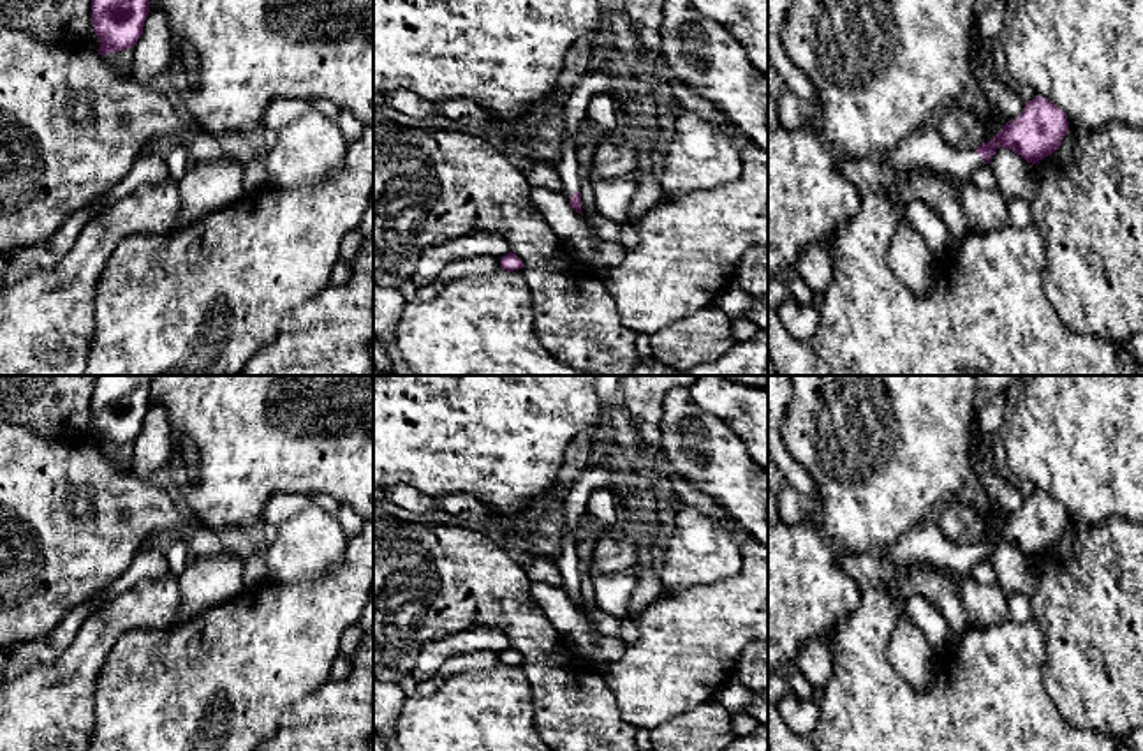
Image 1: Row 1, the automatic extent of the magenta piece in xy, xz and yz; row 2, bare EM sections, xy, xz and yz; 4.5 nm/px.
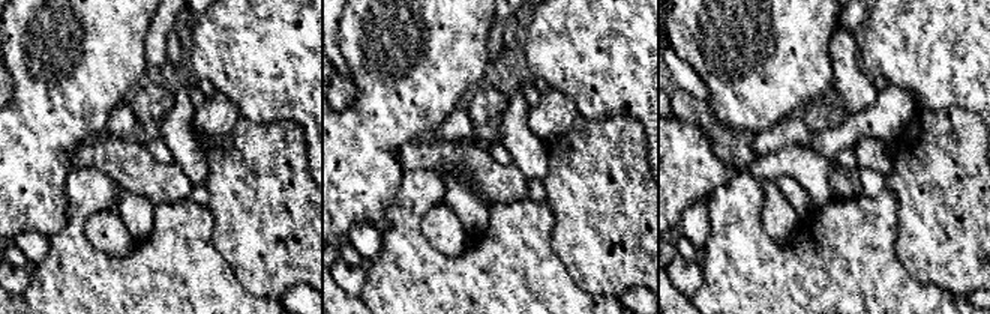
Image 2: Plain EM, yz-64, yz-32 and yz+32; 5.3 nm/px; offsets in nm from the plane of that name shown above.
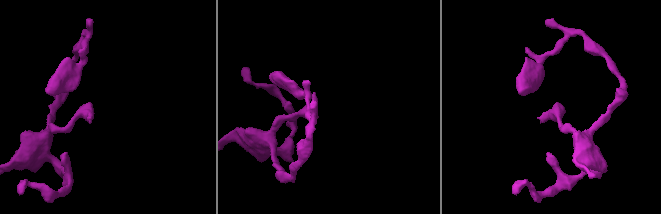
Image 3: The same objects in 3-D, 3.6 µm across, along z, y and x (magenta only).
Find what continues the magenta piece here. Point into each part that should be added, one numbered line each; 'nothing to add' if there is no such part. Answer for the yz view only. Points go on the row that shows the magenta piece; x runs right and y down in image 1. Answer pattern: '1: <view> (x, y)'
1: yz (925, 148)

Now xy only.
nothing to add

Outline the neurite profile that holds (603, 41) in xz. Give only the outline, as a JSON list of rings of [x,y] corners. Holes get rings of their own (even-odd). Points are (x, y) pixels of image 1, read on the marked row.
[[[611,28],[594,32],[590,55],[595,71],[606,69],[608,51],[616,46],[616,33]]]

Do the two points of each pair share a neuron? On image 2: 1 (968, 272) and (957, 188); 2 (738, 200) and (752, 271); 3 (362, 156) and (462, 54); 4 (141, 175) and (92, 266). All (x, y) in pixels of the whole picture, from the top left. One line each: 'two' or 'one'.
1: one
2: one
3: one
4: two

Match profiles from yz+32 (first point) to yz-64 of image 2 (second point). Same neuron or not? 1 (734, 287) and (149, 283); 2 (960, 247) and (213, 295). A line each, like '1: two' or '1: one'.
1: one
2: two

